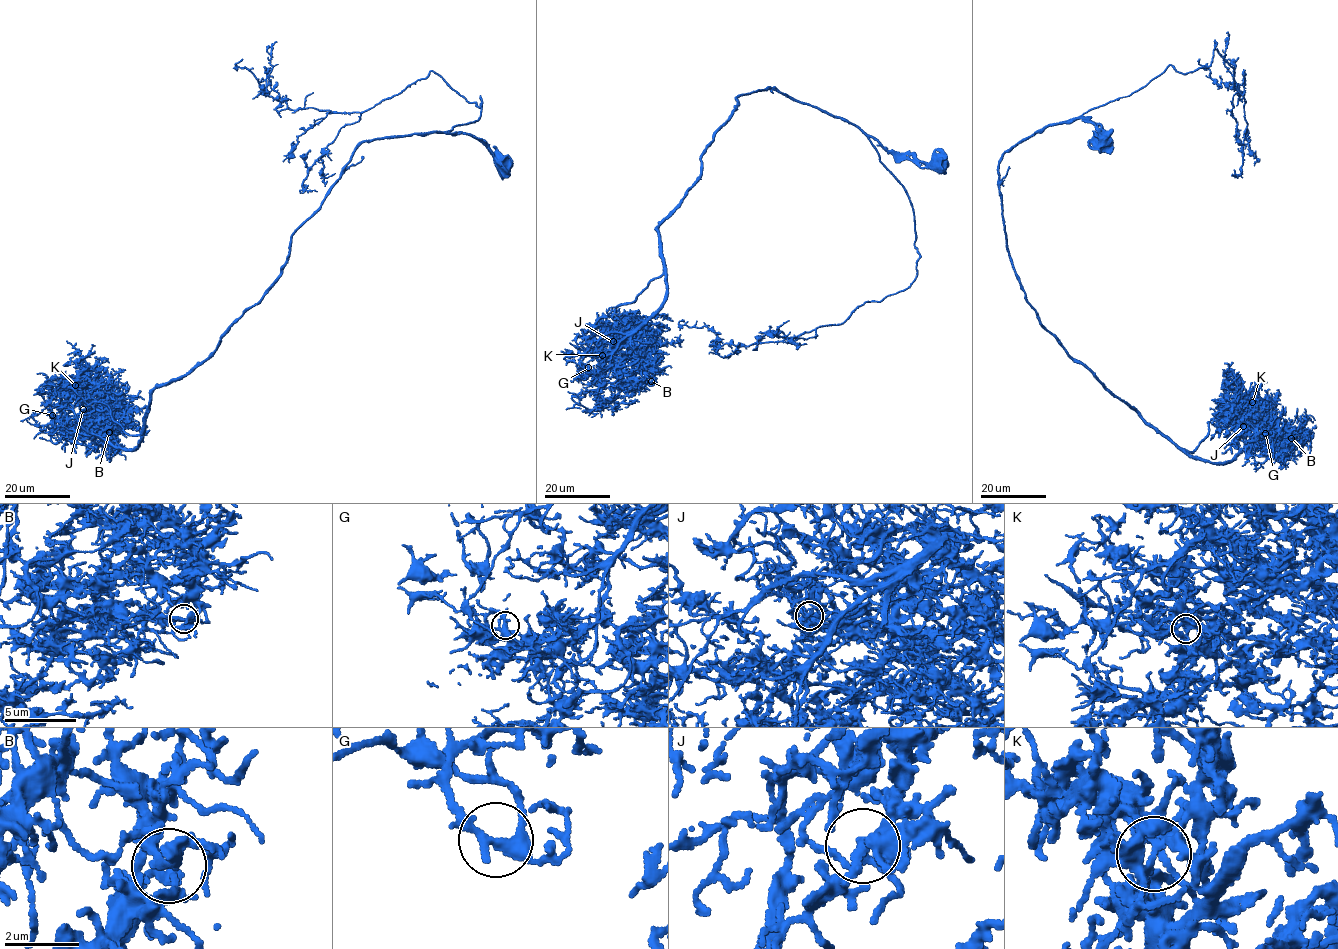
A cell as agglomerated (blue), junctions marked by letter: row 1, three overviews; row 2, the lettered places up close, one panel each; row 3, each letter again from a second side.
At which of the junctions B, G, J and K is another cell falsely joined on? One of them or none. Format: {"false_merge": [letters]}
{"false_merge": []}

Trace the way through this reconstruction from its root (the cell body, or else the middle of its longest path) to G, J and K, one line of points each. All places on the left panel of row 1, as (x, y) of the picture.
G: (503, 163), (468, 134), (365, 140), (263, 297), (153, 390), (137, 445), (52, 415)
J: (503, 163), (468, 134), (365, 140), (263, 297), (153, 390), (137, 445), (119, 449), (83, 409)
K: (503, 163), (468, 134), (365, 140), (263, 297), (153, 390), (136, 447), (88, 432), (66, 405), (75, 385)

